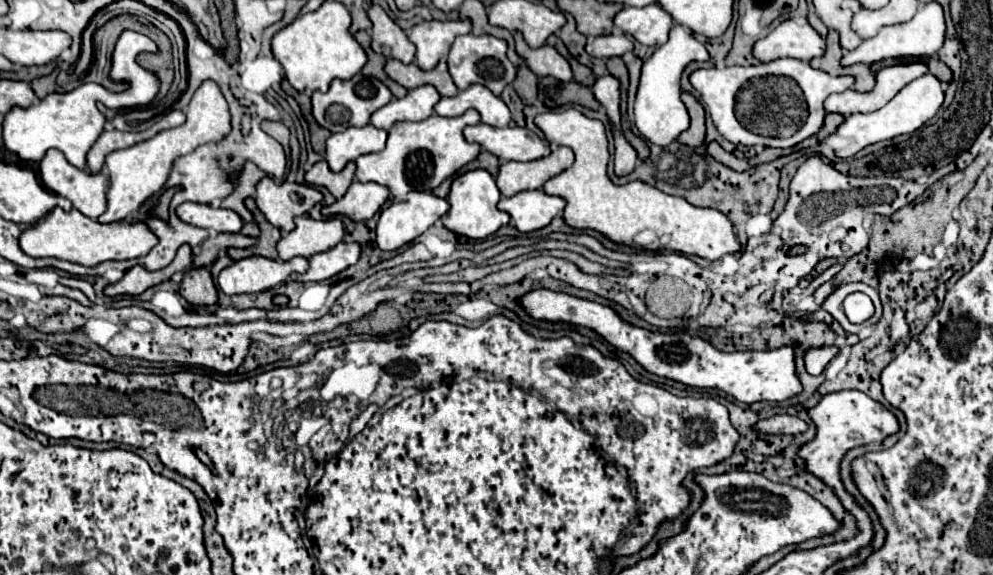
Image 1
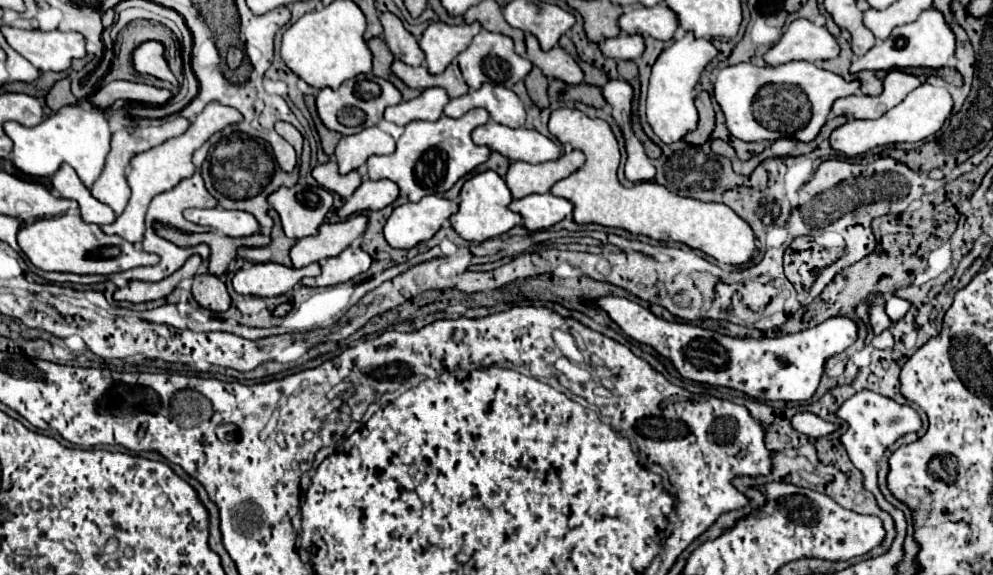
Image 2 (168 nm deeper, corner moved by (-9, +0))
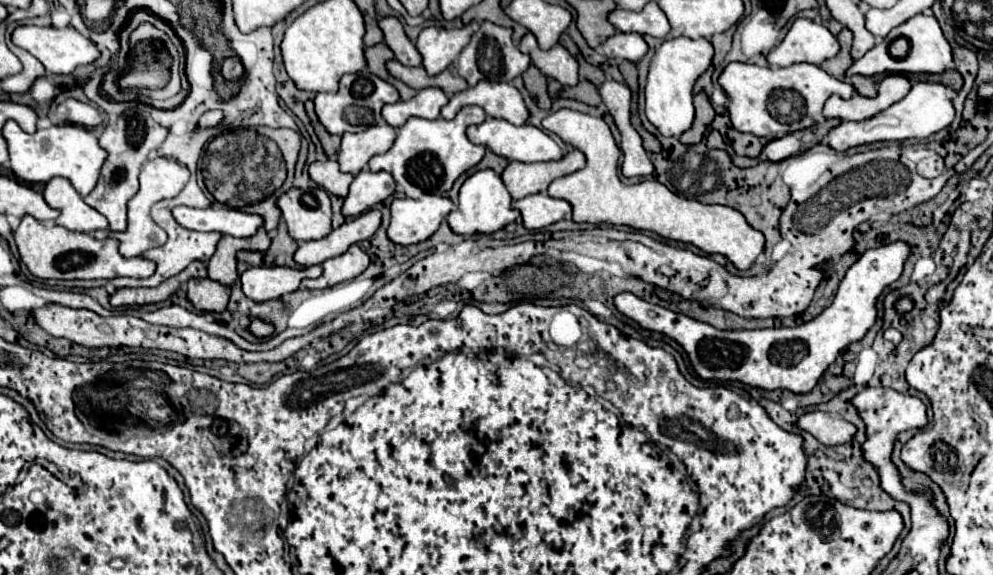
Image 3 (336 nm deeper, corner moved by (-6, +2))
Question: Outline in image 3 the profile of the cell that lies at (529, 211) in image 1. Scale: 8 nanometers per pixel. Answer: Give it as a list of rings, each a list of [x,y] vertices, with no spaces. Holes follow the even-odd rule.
[[[535,193],[527,195],[519,201],[513,201],[513,207],[521,211],[523,225],[531,231],[543,229],[551,223],[557,223],[565,219],[571,213],[571,205],[563,199],[555,199],[547,193]]]

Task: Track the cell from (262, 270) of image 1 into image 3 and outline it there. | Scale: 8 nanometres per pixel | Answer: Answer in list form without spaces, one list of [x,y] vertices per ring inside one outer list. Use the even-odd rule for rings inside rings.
[[[313,265],[307,269],[291,269],[291,267],[249,267],[241,273],[241,289],[253,301],[269,301],[279,299],[291,291],[295,291],[305,277],[319,277],[321,265]]]

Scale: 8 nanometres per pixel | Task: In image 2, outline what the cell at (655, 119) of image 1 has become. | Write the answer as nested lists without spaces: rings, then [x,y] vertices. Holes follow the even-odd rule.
[[[686,33],[680,41],[674,41],[668,49],[660,53],[656,63],[652,65],[648,101],[646,101],[646,117],[654,133],[664,143],[680,141],[686,133],[694,131],[698,125],[698,111],[694,107],[696,83],[704,67],[718,55],[716,47],[706,39],[696,39],[692,33]]]

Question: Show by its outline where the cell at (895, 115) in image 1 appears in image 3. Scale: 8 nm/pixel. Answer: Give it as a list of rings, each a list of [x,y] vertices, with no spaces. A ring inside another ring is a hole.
[[[915,83],[911,91],[893,107],[873,115],[865,121],[841,121],[827,135],[827,143],[835,151],[847,151],[857,145],[875,141],[903,141],[903,139],[925,139],[951,125],[955,117],[953,103],[947,95],[947,87],[941,83]]]

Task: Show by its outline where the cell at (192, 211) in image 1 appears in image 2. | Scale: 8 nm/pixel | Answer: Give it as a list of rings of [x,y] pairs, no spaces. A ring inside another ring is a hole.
[[[222,207],[212,209],[186,209],[184,217],[196,225],[212,227],[228,237],[248,237],[260,231],[260,223],[252,213],[246,211],[226,211]]]

